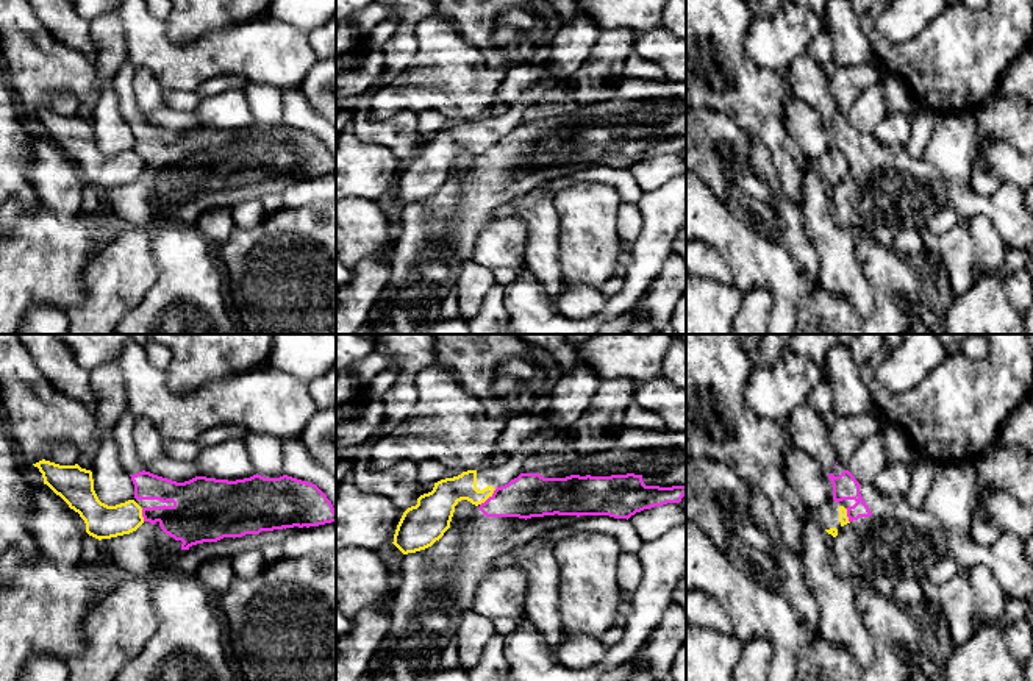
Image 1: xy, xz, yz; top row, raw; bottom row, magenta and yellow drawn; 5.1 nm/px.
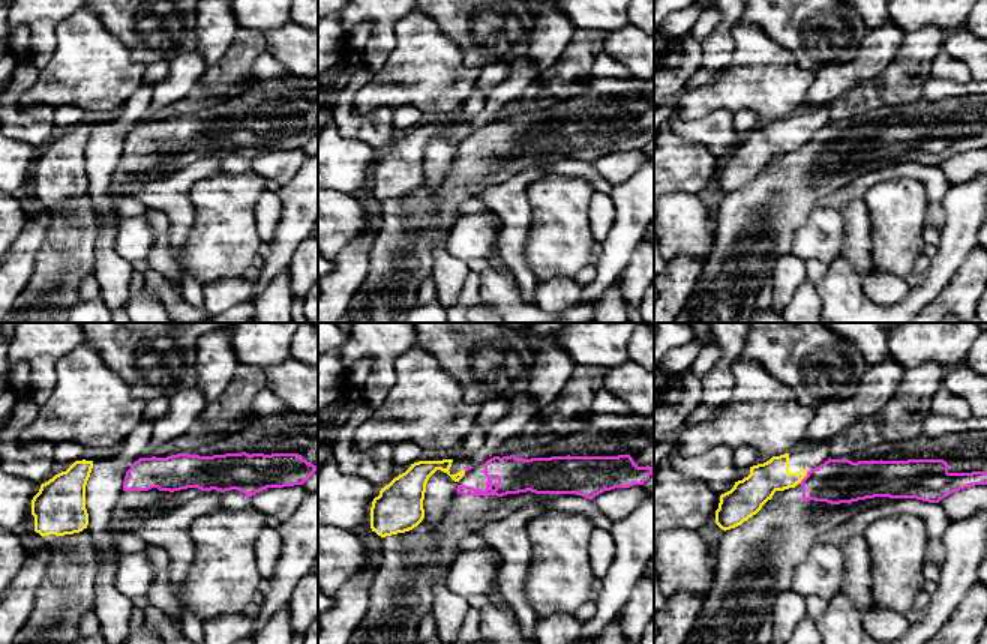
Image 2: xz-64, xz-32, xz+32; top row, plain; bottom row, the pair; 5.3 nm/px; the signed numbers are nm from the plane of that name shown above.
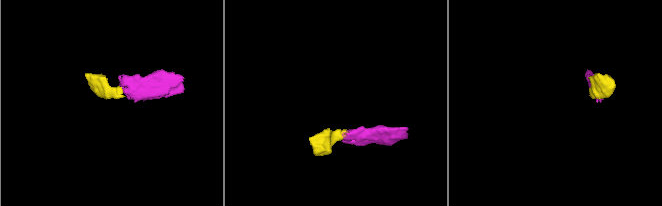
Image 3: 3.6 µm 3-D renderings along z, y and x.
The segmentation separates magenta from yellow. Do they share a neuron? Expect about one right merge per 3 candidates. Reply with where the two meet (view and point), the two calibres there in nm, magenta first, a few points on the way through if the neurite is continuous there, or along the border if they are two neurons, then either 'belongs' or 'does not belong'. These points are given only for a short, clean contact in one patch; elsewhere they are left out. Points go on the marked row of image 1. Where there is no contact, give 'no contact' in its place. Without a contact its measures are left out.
xz (489, 497) | 220/150 nm | along xz (496, 489), (480, 505) | does not belong

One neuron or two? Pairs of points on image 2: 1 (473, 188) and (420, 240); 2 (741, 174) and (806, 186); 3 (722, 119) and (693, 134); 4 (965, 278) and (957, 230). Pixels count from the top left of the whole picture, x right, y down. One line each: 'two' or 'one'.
1: one
2: two
3: one
4: two

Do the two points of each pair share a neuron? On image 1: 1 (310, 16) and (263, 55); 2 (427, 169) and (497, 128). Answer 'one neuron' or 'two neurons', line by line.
1: two neurons
2: one neuron

